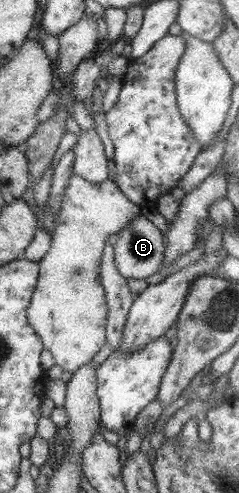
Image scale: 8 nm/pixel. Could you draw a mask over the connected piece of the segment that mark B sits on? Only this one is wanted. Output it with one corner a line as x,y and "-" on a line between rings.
142,214
119,232
113,247
118,273
128,279
146,279
160,271
164,262
165,238
160,229

